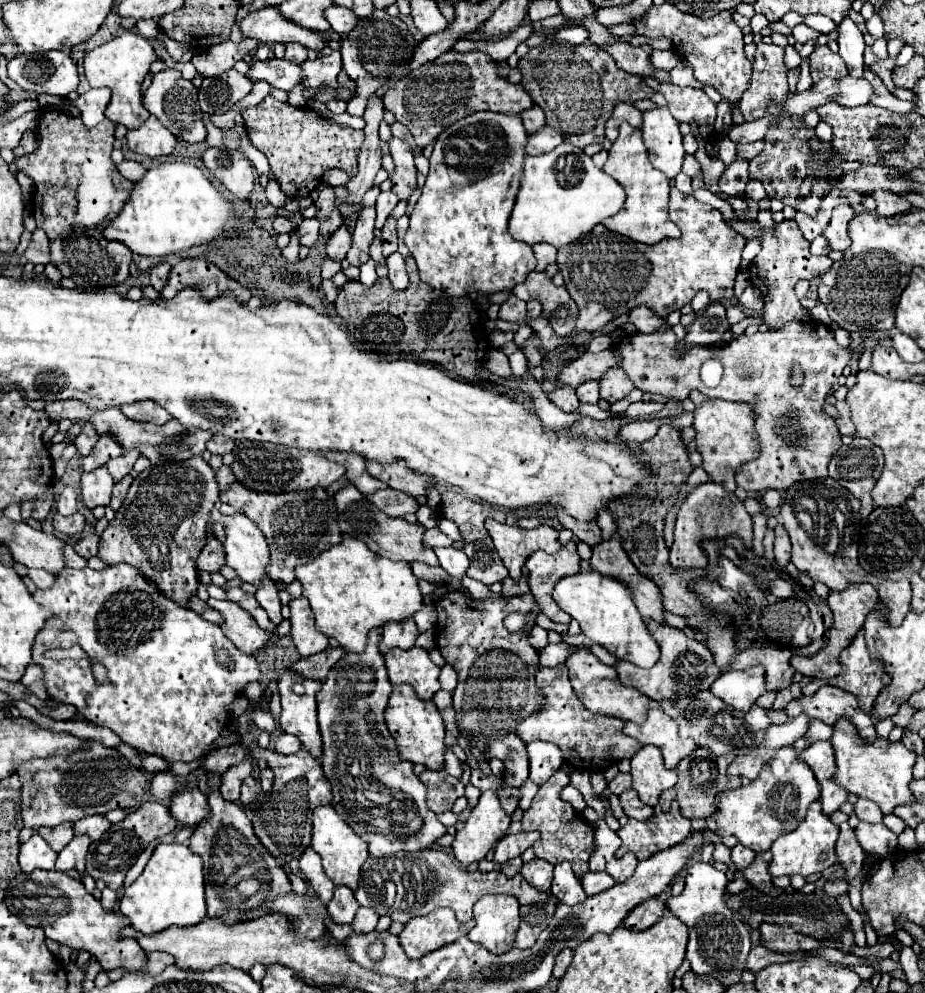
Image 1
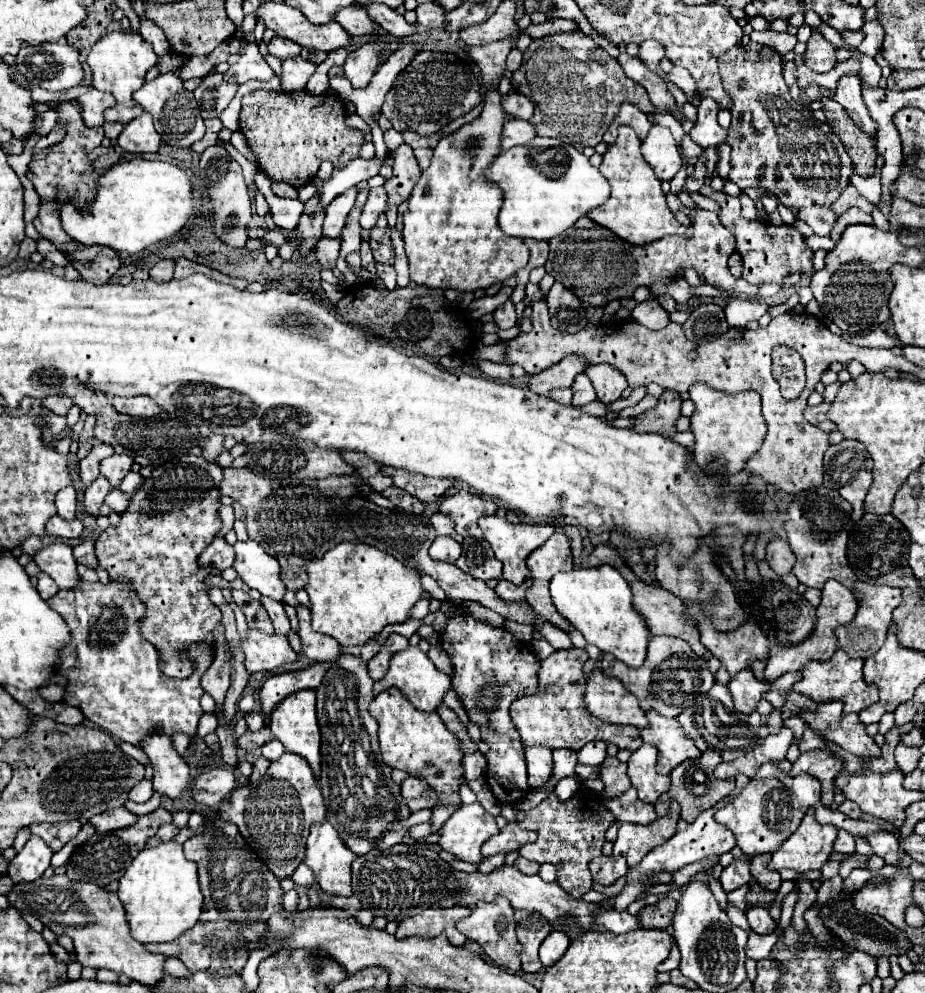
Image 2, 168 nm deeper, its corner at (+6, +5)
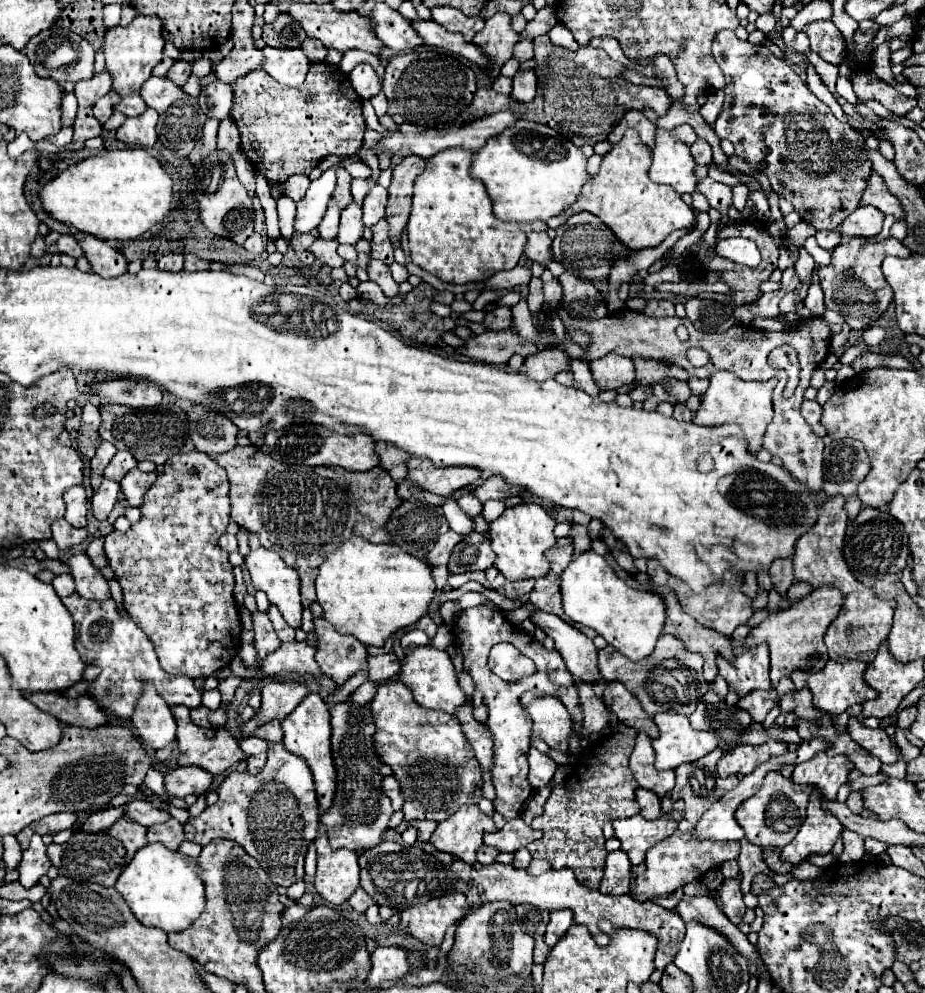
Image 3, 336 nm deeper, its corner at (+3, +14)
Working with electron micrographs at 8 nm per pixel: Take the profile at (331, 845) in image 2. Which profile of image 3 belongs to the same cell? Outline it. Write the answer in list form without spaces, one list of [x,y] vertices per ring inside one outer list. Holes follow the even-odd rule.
[[[327,833],[315,839],[317,847],[317,893],[333,905],[345,903],[359,887],[359,863],[357,853],[351,849],[331,849]]]

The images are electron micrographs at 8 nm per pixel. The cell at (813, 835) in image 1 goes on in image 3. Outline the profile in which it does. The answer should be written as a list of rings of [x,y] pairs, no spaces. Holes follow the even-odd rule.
[[[813,791],[809,797],[807,819],[795,839],[781,849],[781,861],[797,865],[809,855],[827,855],[841,831],[843,825],[839,825],[837,817],[831,817],[821,809],[821,793]]]

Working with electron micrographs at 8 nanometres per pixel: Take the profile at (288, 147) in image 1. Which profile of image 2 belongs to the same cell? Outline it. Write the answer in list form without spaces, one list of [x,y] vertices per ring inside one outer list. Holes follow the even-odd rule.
[[[256,90],[242,98],[242,112],[240,112],[240,132],[246,138],[246,144],[258,158],[258,168],[274,182],[288,182],[294,188],[300,188],[314,180],[320,162],[330,160],[334,166],[344,166],[356,156],[360,156],[360,142],[364,136],[360,130],[346,126],[346,106],[338,94],[310,94],[310,92],[268,92]]]

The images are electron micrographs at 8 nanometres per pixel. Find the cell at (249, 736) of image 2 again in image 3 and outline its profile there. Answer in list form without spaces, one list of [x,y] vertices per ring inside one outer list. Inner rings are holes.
[[[269,721],[261,727],[257,727],[251,735],[255,737],[263,737],[267,741],[273,741],[273,743],[279,743],[283,739],[283,733],[281,733],[281,727],[279,727],[279,721]]]

